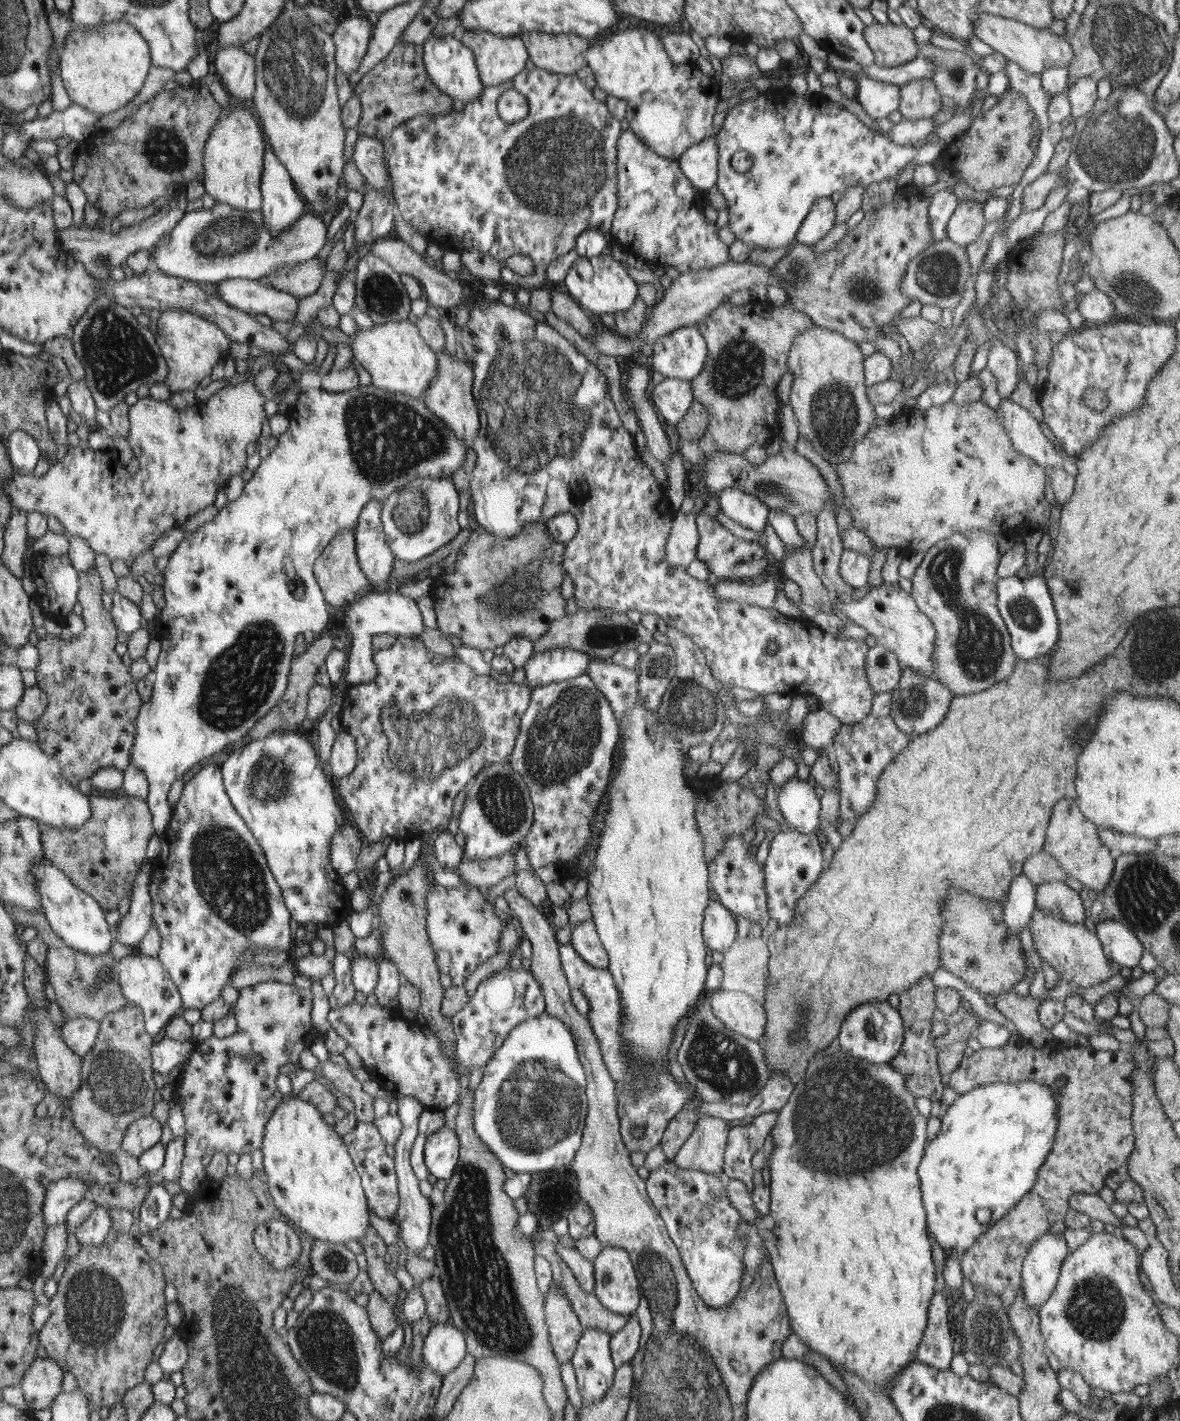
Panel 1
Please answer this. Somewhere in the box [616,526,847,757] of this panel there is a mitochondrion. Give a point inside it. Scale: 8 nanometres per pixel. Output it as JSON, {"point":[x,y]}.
{"point":[689,708]}

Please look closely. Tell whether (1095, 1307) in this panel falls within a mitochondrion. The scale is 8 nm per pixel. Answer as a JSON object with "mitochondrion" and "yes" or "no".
{"mitochondrion":"yes"}

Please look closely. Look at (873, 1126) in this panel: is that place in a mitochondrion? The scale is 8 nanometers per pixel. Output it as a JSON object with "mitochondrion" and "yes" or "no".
{"mitochondrion":"yes"}

